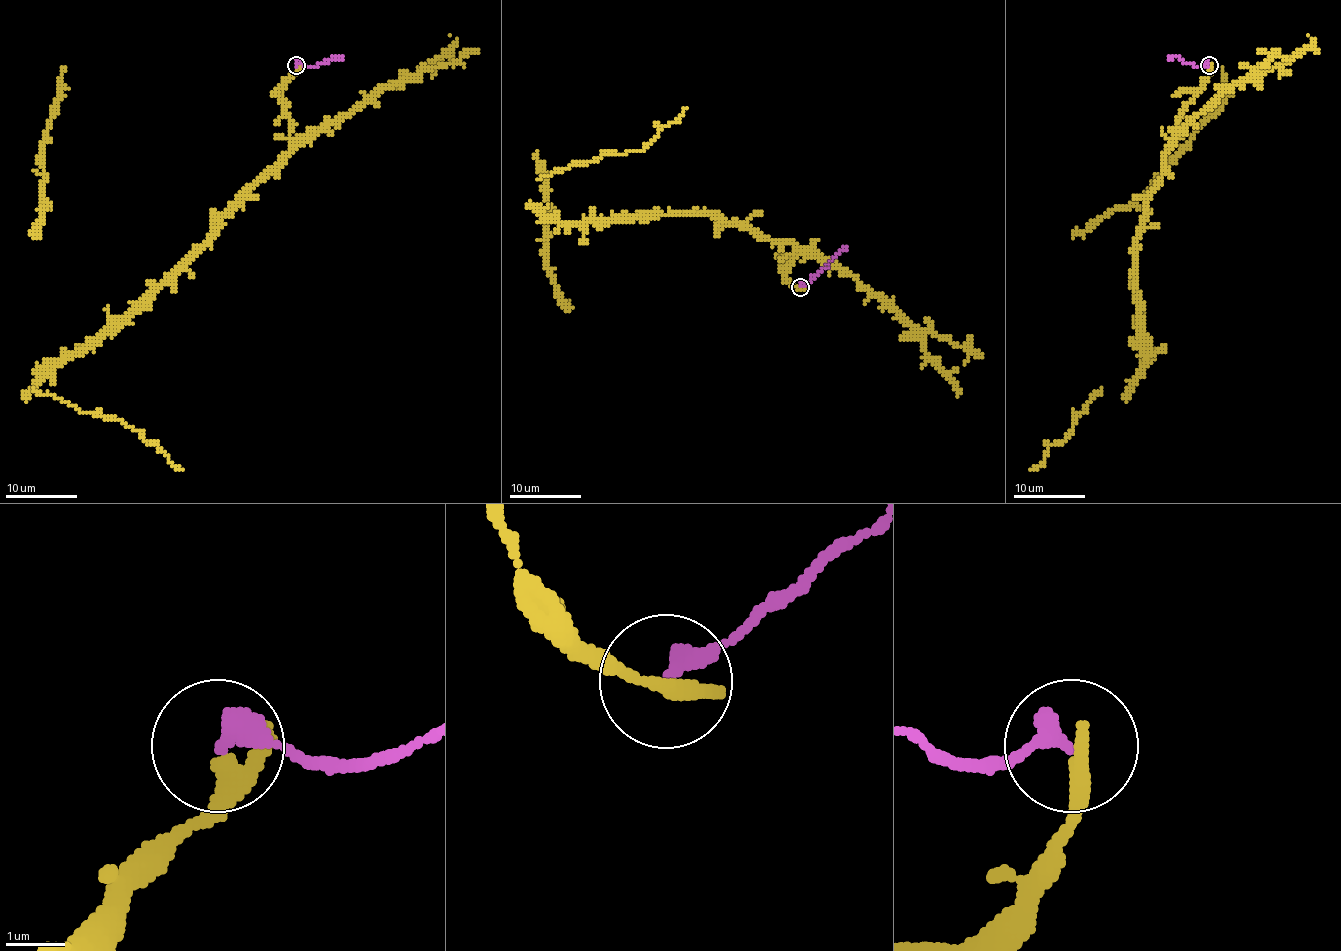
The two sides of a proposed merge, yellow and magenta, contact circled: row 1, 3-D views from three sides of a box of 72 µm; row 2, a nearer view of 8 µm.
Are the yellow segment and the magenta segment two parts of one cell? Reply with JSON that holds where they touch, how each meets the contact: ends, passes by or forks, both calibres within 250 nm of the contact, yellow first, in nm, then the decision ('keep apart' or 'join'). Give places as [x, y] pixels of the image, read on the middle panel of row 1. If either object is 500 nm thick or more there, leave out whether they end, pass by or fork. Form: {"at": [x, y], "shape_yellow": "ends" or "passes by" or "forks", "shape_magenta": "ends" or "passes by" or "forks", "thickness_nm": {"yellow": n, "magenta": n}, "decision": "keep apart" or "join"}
{"at": [800, 287], "shape_yellow": "ends", "shape_magenta": "ends", "thickness_nm": {"yellow": 420, "magenta": 380}, "decision": "keep apart"}

